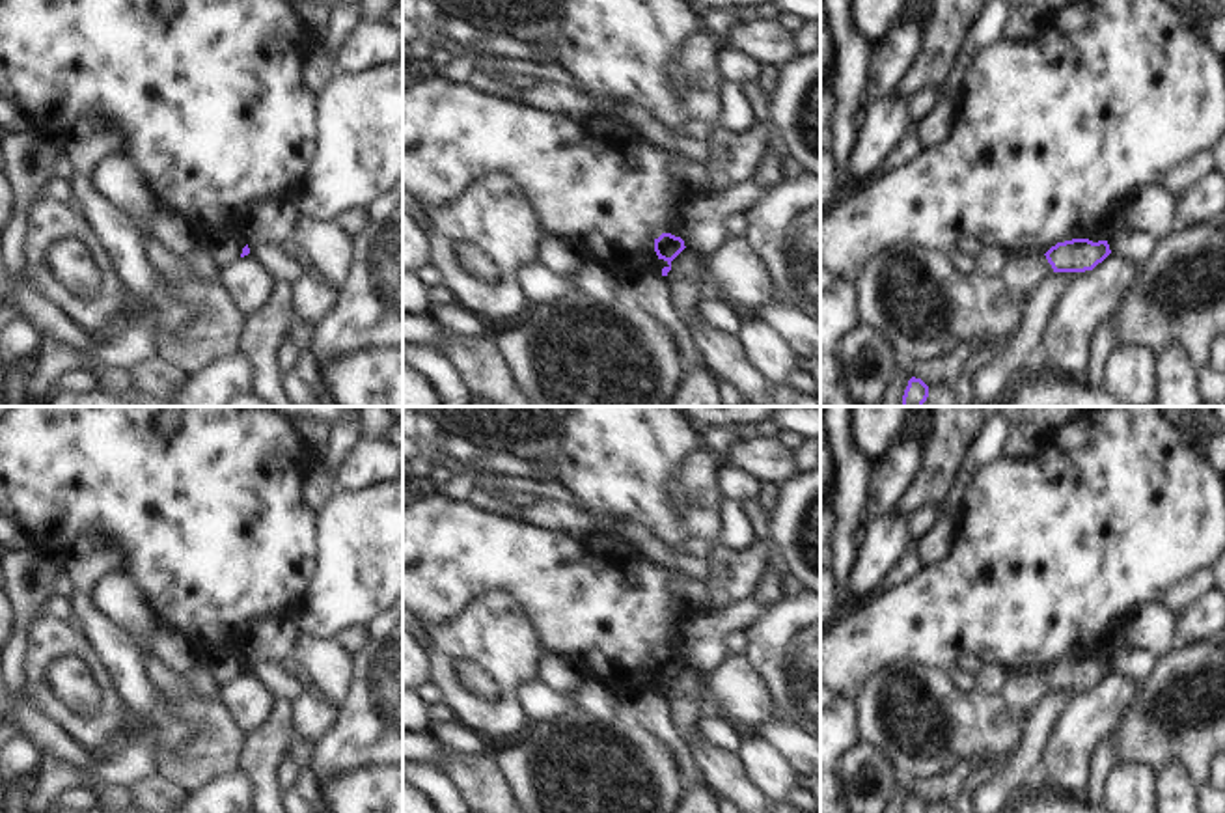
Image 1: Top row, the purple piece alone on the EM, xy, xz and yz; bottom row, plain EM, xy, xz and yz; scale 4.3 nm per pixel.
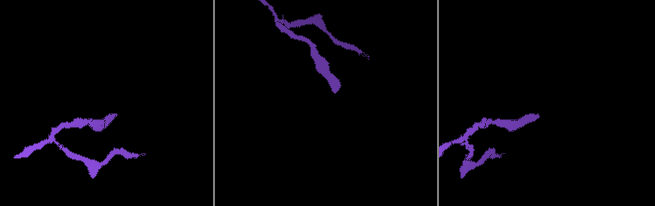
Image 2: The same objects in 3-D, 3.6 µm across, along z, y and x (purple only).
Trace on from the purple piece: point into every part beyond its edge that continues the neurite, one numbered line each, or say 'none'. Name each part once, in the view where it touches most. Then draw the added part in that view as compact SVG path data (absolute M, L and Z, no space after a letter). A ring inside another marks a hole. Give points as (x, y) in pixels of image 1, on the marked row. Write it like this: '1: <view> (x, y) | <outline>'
none

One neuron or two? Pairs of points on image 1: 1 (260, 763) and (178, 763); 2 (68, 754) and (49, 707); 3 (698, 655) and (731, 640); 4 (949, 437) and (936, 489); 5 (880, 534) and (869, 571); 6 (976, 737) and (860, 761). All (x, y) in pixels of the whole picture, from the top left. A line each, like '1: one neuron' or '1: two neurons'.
1: two neurons
2: two neurons
3: two neurons
4: one neuron
5: one neuron
6: two neurons

